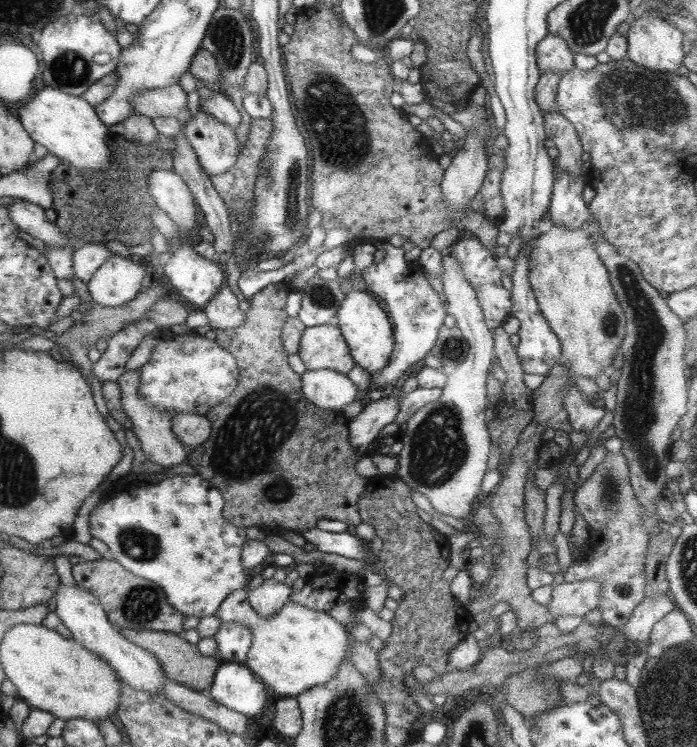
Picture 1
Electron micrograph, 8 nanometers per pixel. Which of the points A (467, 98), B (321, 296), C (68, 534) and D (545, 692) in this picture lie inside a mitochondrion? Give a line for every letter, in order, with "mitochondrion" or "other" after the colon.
A: other
B: mitochondrion
C: other
D: mitochondrion

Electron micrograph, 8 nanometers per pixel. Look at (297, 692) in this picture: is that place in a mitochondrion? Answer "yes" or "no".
no

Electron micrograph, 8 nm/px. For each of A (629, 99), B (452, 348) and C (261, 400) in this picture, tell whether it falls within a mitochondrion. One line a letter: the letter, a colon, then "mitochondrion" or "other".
A: mitochondrion
B: mitochondrion
C: mitochondrion

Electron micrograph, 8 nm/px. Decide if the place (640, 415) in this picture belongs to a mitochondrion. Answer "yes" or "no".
yes

